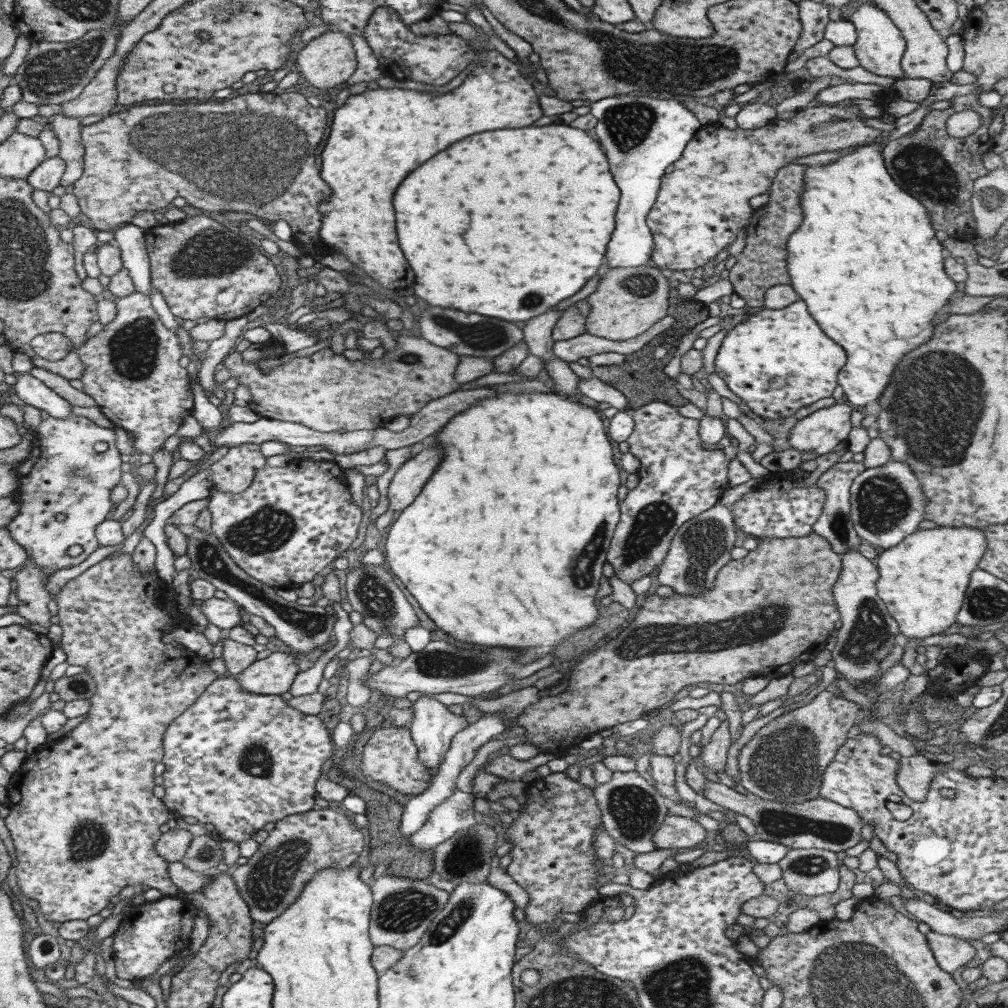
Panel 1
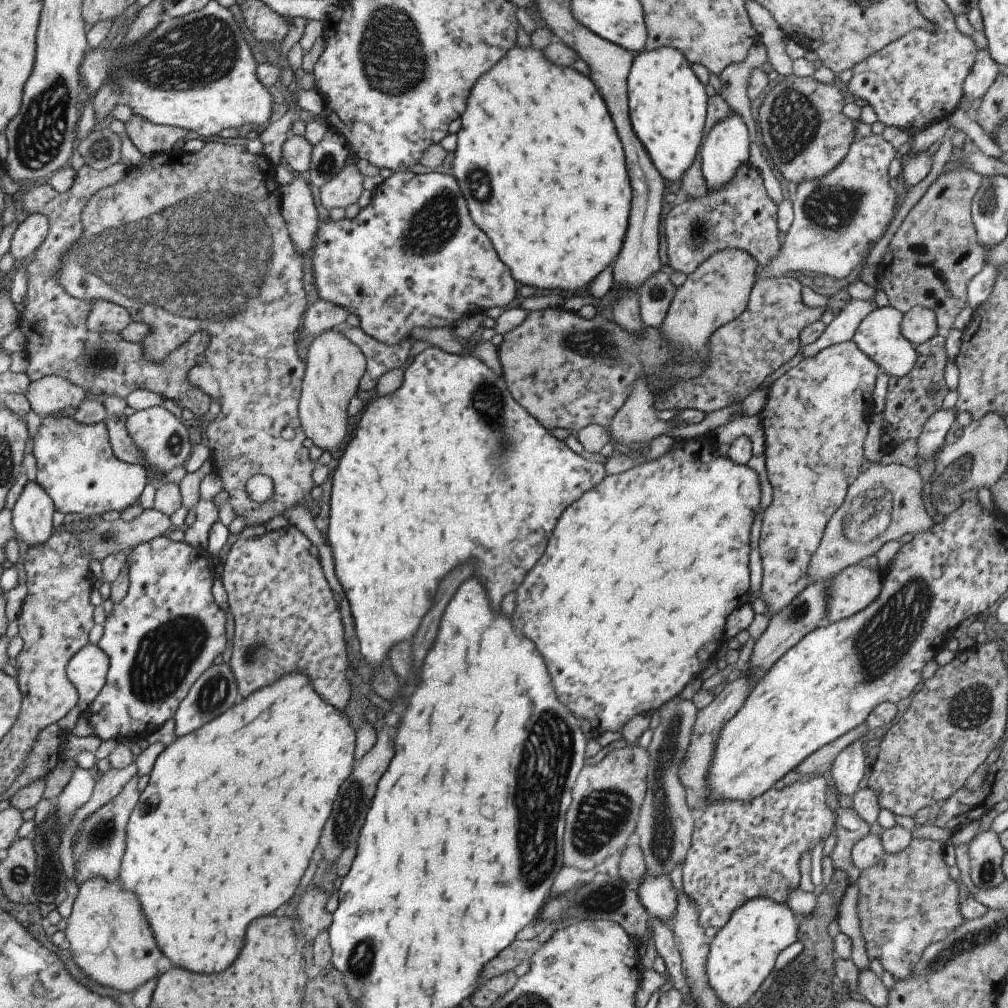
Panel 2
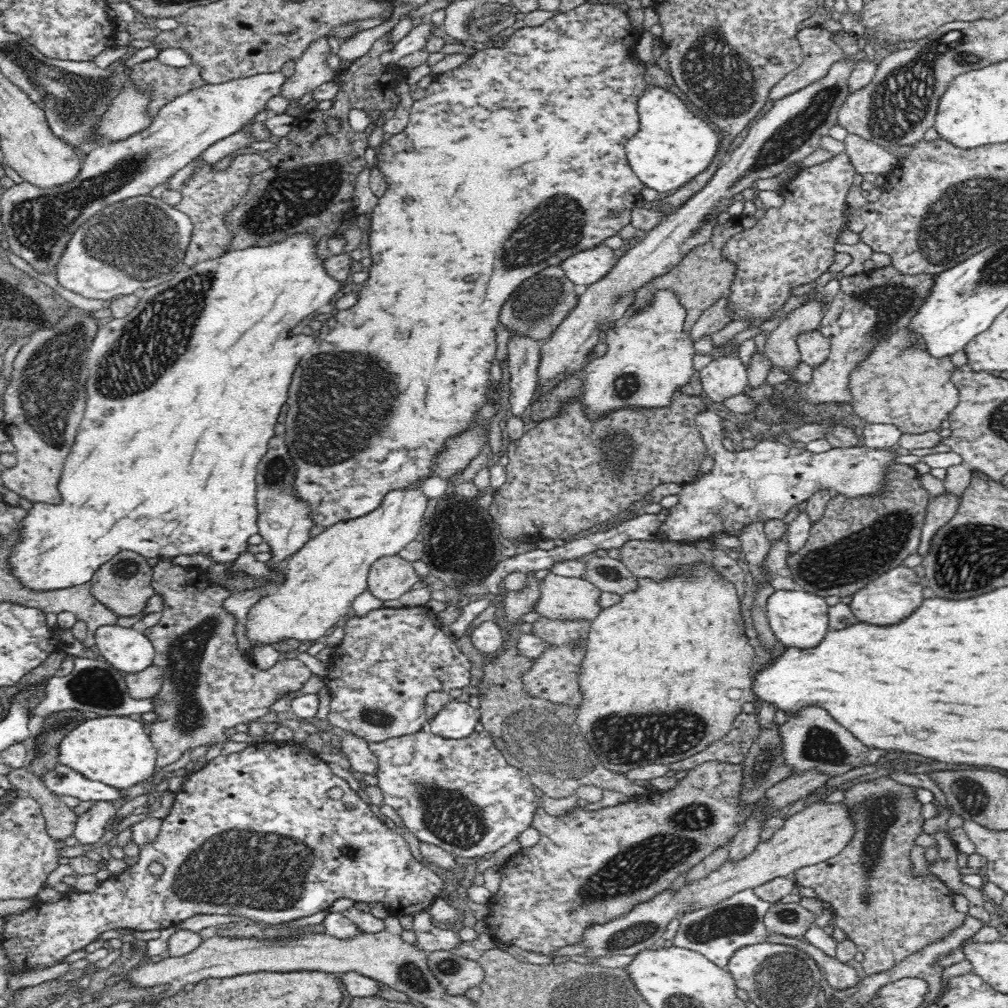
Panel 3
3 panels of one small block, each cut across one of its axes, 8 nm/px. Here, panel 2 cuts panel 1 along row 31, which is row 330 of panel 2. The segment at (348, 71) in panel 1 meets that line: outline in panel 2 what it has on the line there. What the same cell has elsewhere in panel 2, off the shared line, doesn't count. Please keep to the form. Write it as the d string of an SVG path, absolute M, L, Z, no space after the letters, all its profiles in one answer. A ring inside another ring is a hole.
M341 329L318 334L306 352L306 368L299 402L299 417L305 435L326 452L336 450L346 438L348 403L359 390L366 370L360 347L348 340Z

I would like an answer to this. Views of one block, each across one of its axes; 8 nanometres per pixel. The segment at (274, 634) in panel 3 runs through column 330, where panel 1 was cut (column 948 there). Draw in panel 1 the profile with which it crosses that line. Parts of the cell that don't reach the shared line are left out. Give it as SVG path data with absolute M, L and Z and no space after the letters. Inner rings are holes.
M939 527L918 529L901 543L883 549L876 558L879 572L878 596L884 601L888 613L898 623L899 632L908 639L923 640L931 635L947 634L958 628L956 617L960 612L971 572L979 568L980 559L987 549L987 538L983 529L972 527Z

